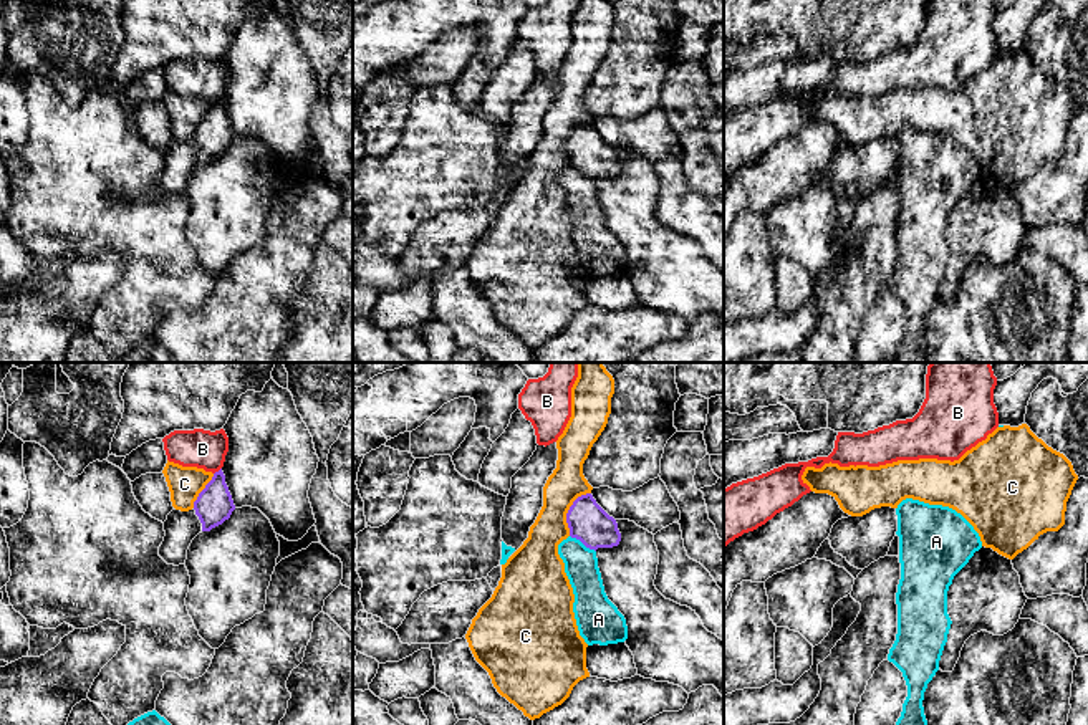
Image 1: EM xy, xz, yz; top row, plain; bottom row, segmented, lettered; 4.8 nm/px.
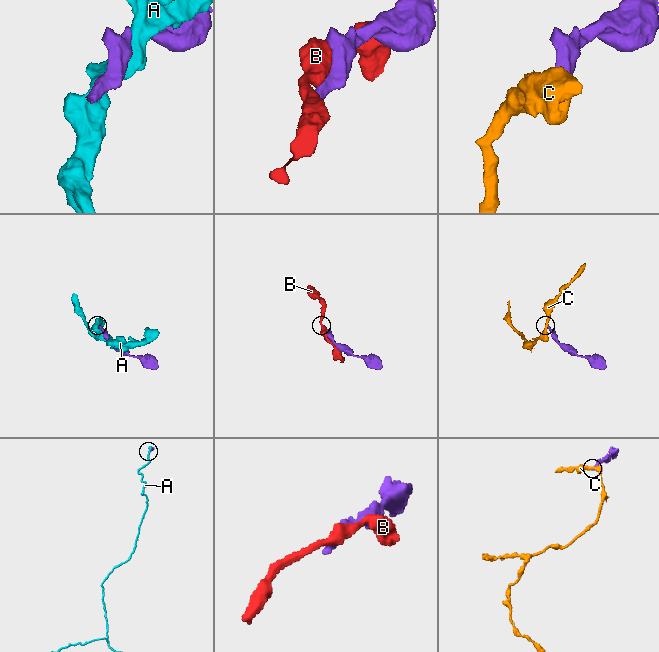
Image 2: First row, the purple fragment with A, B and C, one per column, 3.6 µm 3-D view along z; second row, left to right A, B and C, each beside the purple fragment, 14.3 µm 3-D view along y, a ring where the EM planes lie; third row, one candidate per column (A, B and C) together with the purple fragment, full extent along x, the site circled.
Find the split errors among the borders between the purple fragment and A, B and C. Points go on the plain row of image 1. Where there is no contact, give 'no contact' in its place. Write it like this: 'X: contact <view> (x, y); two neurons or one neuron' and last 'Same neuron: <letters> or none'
A: contact xz (583, 172); two neurons
B: contact xy (219, 100); two neurons
C: contact xz (568, 139); two neurons
Same neuron: none

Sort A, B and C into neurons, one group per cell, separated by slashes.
A / B / C

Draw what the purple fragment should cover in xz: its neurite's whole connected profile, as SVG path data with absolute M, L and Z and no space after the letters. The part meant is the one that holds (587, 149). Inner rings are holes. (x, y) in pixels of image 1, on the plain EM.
M591 122L578 126L566 142L570 166L586 177L613 177L621 170L618 152L593 127Z

